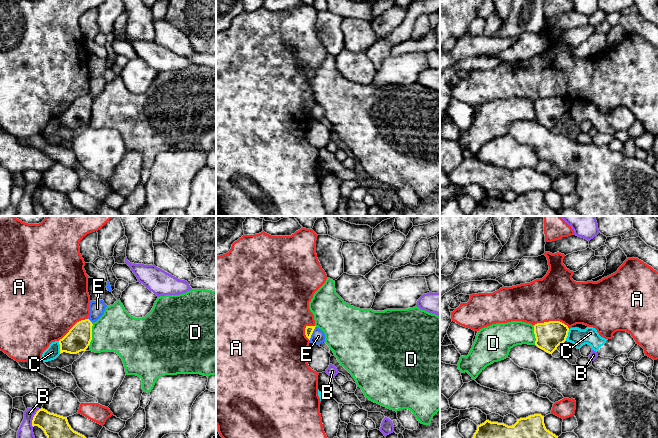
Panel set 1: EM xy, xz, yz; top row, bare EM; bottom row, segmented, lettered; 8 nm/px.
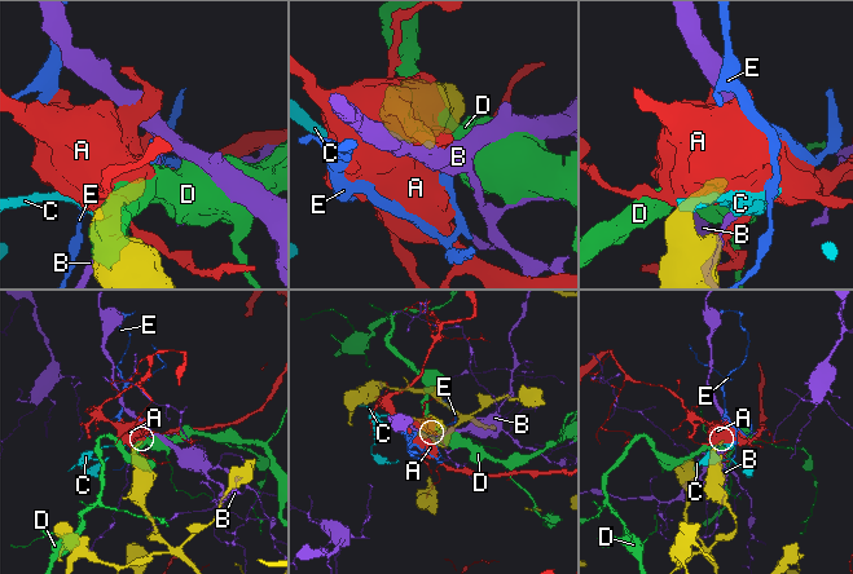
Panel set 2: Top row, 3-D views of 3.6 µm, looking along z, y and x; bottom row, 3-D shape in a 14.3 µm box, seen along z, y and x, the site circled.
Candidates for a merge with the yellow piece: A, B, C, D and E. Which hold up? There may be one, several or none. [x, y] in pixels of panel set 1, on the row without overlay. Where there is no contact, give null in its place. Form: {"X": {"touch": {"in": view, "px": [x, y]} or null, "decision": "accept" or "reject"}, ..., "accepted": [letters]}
{"A": {"touch": {"in": "yz", "px": [552, 97]}, "decision": "reject"}, "B": {"touch": {"in": "xy", "px": [33, 194]}, "decision": "reject"}, "C": {"touch": {"in": "xy", "px": [60, 123]}, "decision": "reject"}, "D": {"touch": {"in": "xy", "px": [91, 110]}, "decision": "reject"}, "E": {"touch": {"in": "xz", "px": [312, 108]}, "decision": "reject"}, "accepted": []}

